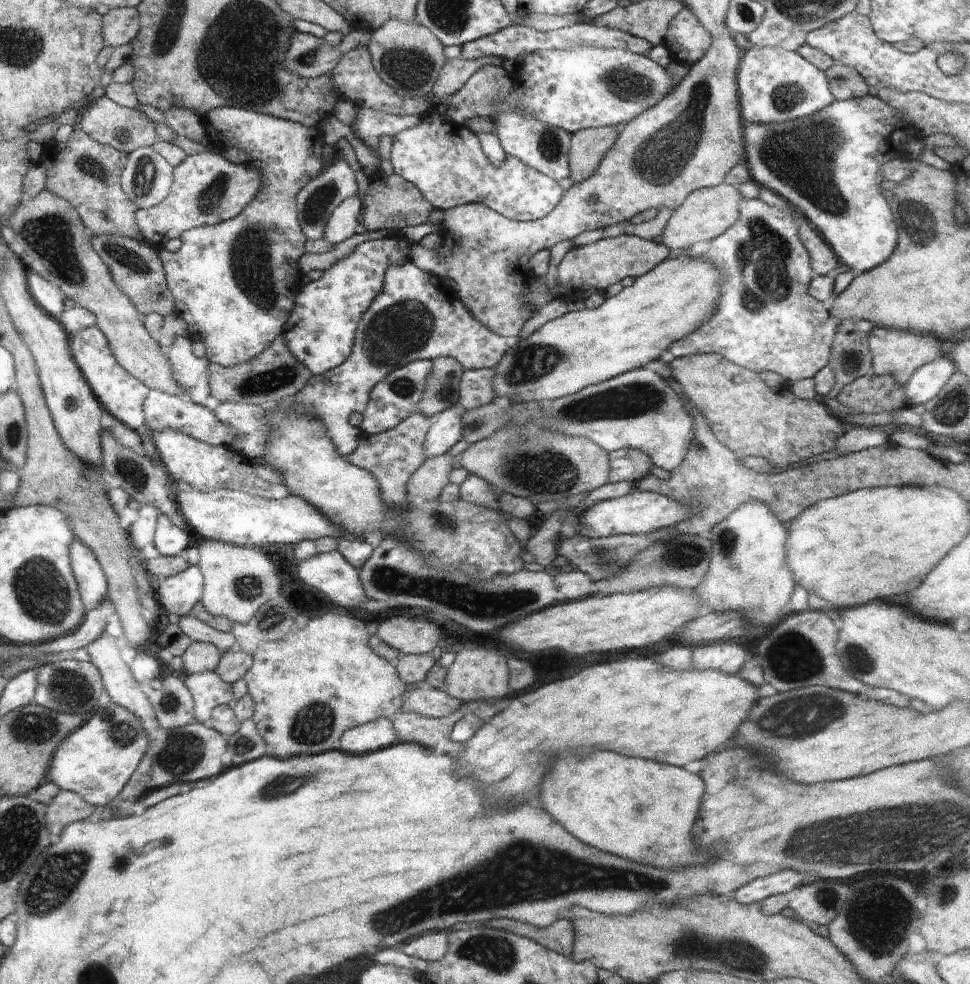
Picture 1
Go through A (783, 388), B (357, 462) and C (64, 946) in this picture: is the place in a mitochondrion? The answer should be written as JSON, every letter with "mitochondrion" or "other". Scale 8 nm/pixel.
{"A":"other","B":"other","C":"other"}

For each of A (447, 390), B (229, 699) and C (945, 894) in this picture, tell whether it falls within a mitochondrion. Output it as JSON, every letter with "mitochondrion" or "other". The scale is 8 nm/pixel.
{"A":"mitochondrion","B":"other","C":"mitochondrion"}

